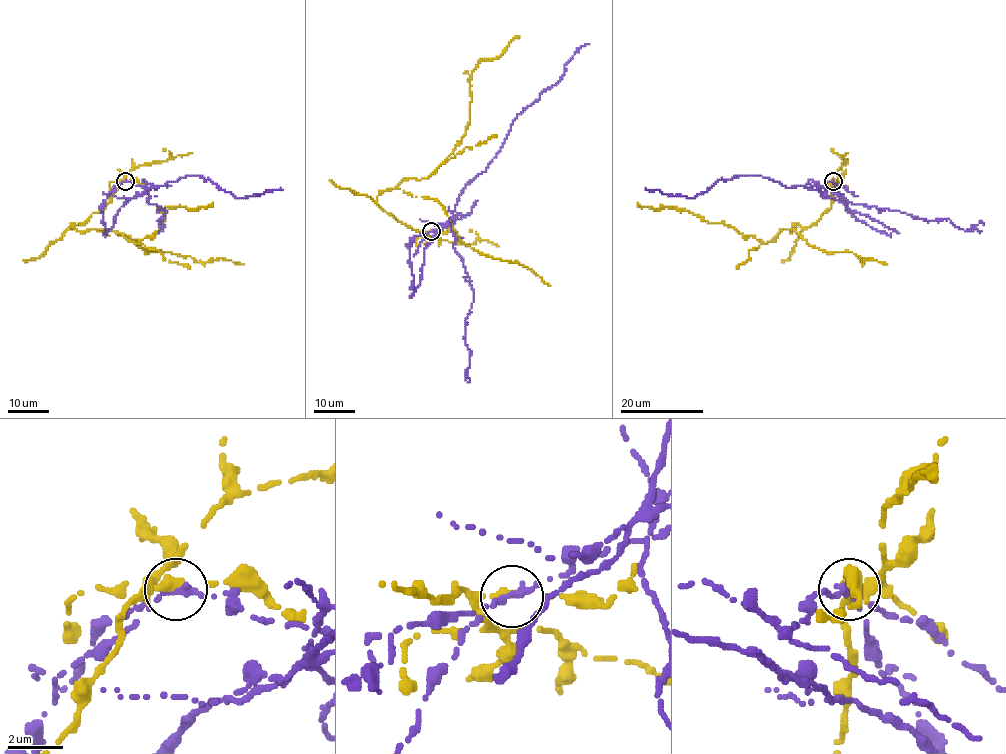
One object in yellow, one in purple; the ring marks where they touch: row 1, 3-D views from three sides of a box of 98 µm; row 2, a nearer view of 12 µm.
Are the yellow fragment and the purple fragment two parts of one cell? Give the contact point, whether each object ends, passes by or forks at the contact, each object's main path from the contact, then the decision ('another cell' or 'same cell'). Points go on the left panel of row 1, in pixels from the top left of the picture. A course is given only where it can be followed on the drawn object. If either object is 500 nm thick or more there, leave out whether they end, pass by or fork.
place (125, 181); yellow passes by; purple ends; course yellow (125, 181), (97, 213), (70, 228), (112, 229), (137, 243), (159, 228), (165, 206), (212, 203); course purple (125, 181), (151, 190), (146, 190), (186, 176), (201, 176), (238, 198), (282, 189); another cell

